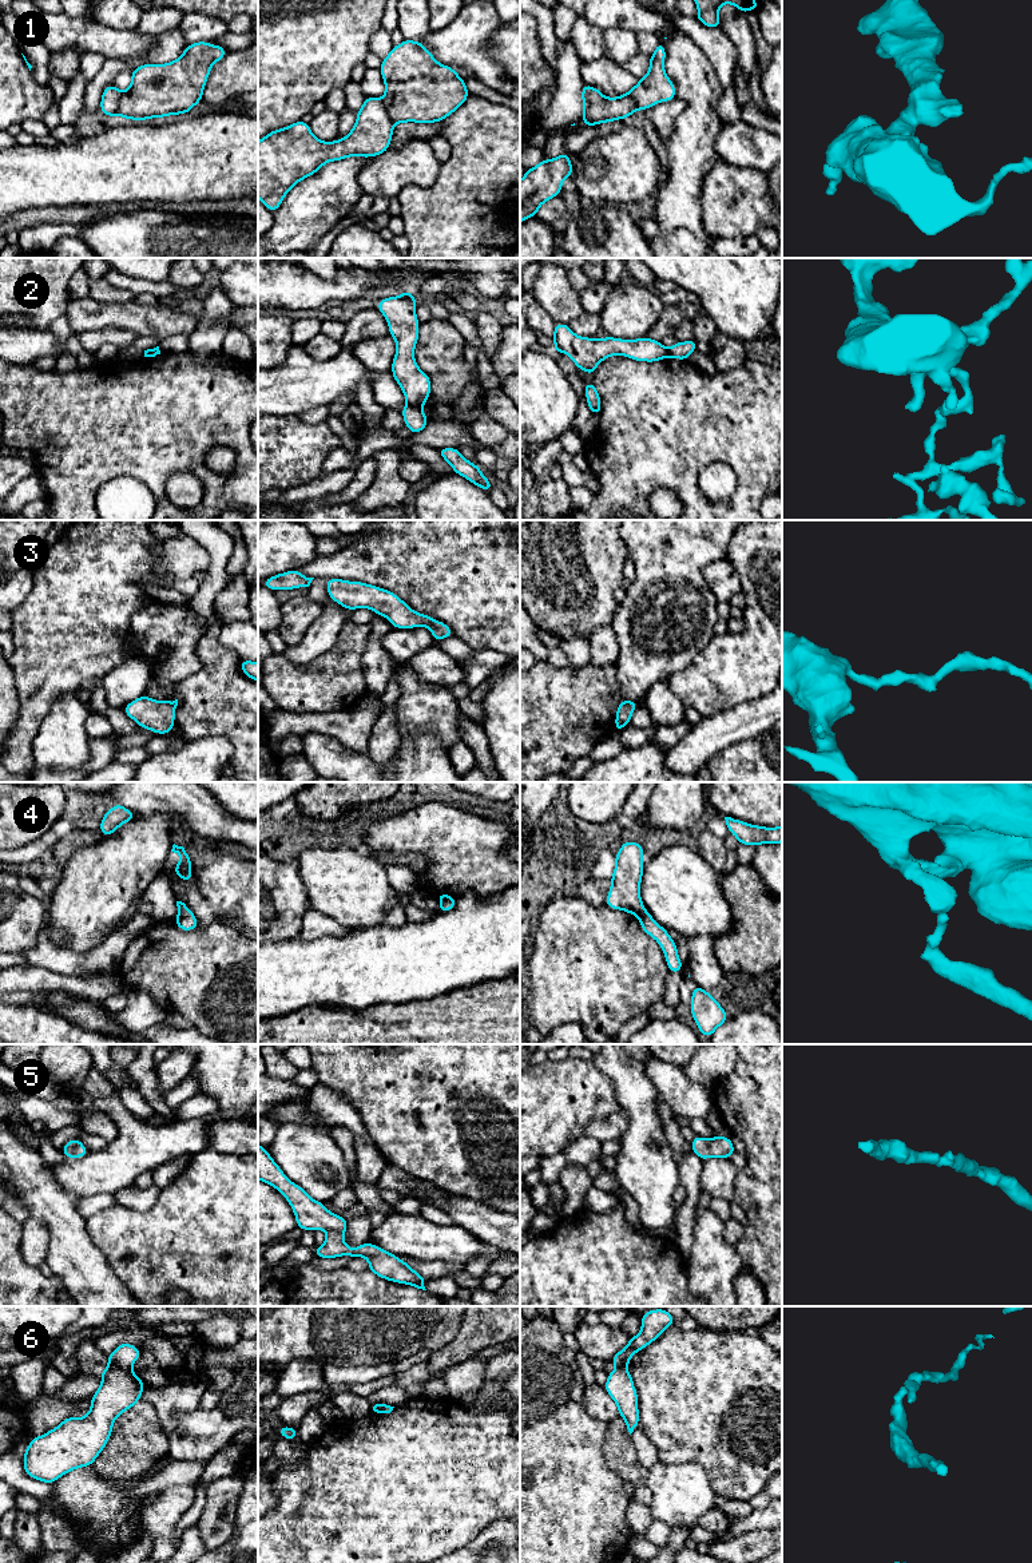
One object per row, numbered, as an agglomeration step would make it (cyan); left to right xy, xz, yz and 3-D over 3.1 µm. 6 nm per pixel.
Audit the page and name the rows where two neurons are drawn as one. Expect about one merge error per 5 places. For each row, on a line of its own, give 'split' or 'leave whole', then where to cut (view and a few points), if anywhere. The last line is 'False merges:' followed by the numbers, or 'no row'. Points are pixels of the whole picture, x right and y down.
1: split; cut in xz along (381, 99), (395, 123)
2: split; cut in xz along (408, 404), (420, 407)
3: leave whole; no cut
4: split; cut in yz along (644, 909), (638, 916)
5: leave whole; no cut
6: split; cut in xy along (108, 1364), (130, 1368)
False merges: 1, 2, 4, 6

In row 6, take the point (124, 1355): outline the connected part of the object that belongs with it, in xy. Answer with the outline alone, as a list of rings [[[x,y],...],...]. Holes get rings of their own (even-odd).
[[[127,1342],[118,1345],[116,1349],[107,1356],[108,1365],[119,1368],[131,1368],[139,1357],[140,1349]]]

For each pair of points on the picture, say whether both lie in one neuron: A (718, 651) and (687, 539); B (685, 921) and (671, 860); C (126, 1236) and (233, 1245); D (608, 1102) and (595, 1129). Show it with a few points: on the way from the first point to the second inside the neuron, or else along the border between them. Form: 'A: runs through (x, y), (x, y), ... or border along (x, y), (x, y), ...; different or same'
A: border along (714, 634), (694, 658); different
B: runs through (685, 907), (685, 895), (678, 888), (677, 875); same
C: runs through (153, 1245), (206, 1245); same
D: border along (618, 1110), (592, 1119), (583, 1129), (582, 1134); different

